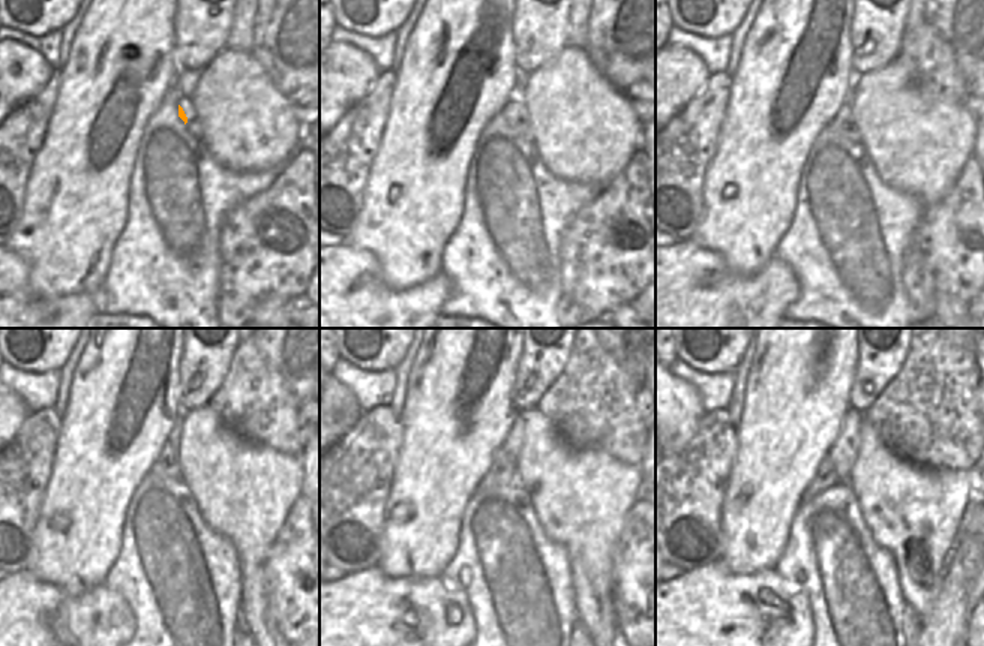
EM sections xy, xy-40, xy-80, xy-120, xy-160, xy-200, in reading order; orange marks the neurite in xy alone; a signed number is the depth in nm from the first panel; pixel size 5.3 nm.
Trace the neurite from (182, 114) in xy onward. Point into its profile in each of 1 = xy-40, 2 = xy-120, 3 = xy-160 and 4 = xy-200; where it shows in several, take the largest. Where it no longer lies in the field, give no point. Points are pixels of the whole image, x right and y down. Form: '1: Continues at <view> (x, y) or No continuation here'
1: Continues at xy-40 (512, 114)
2: Continues at xy-120 (167, 465)
3: Continues at xy-160 (503, 469)
4: Continues at xy-200 (825, 477).

